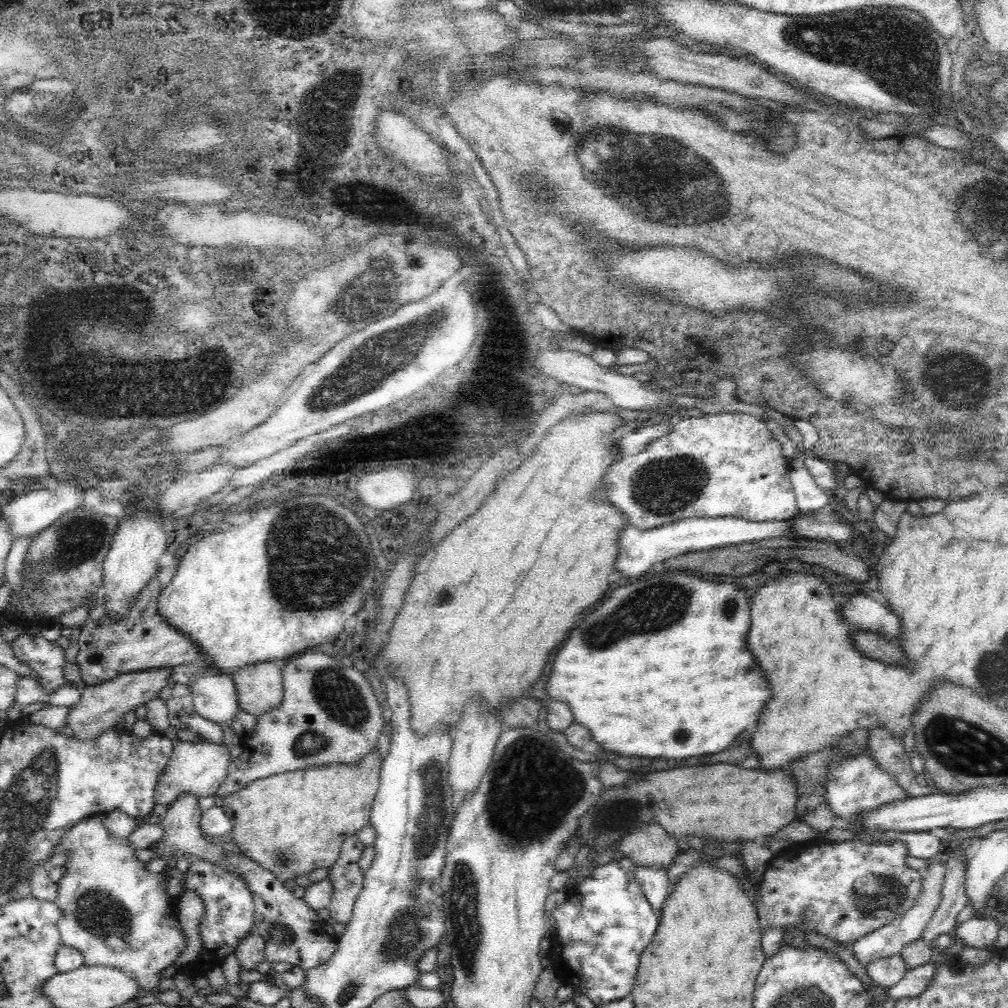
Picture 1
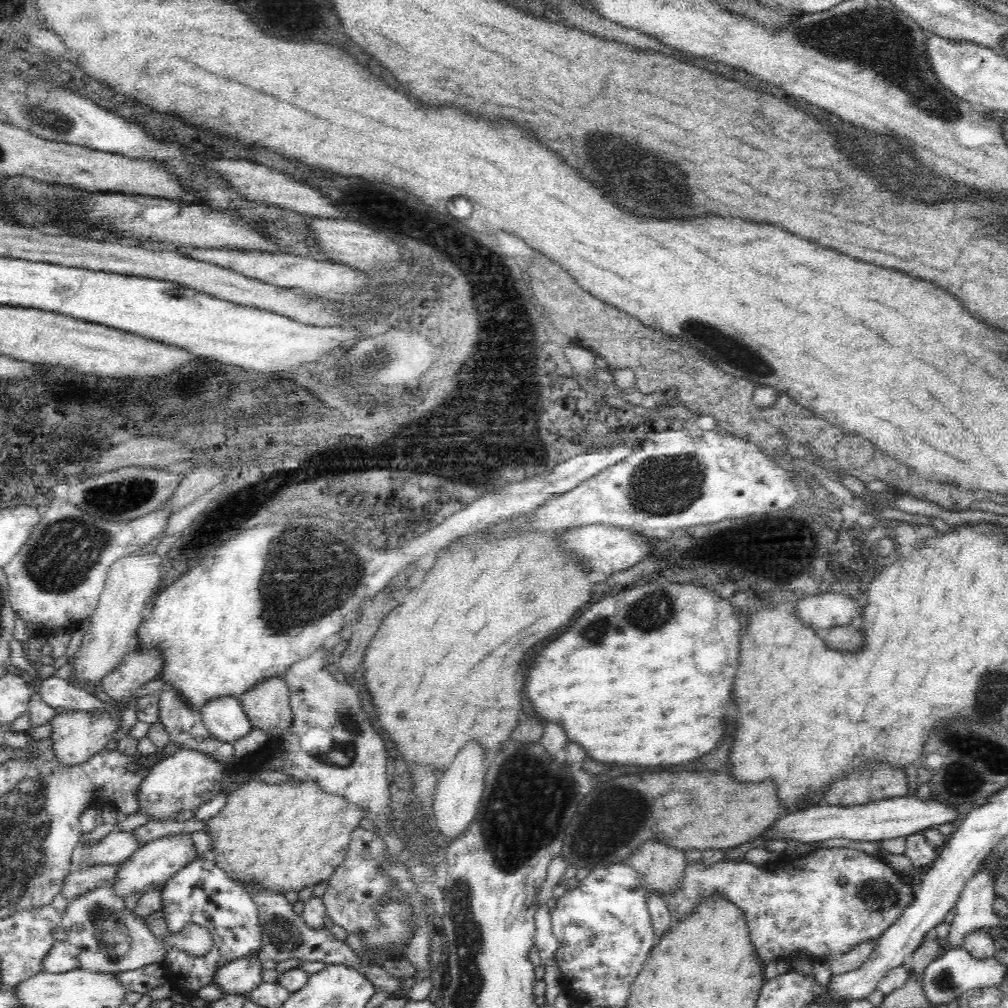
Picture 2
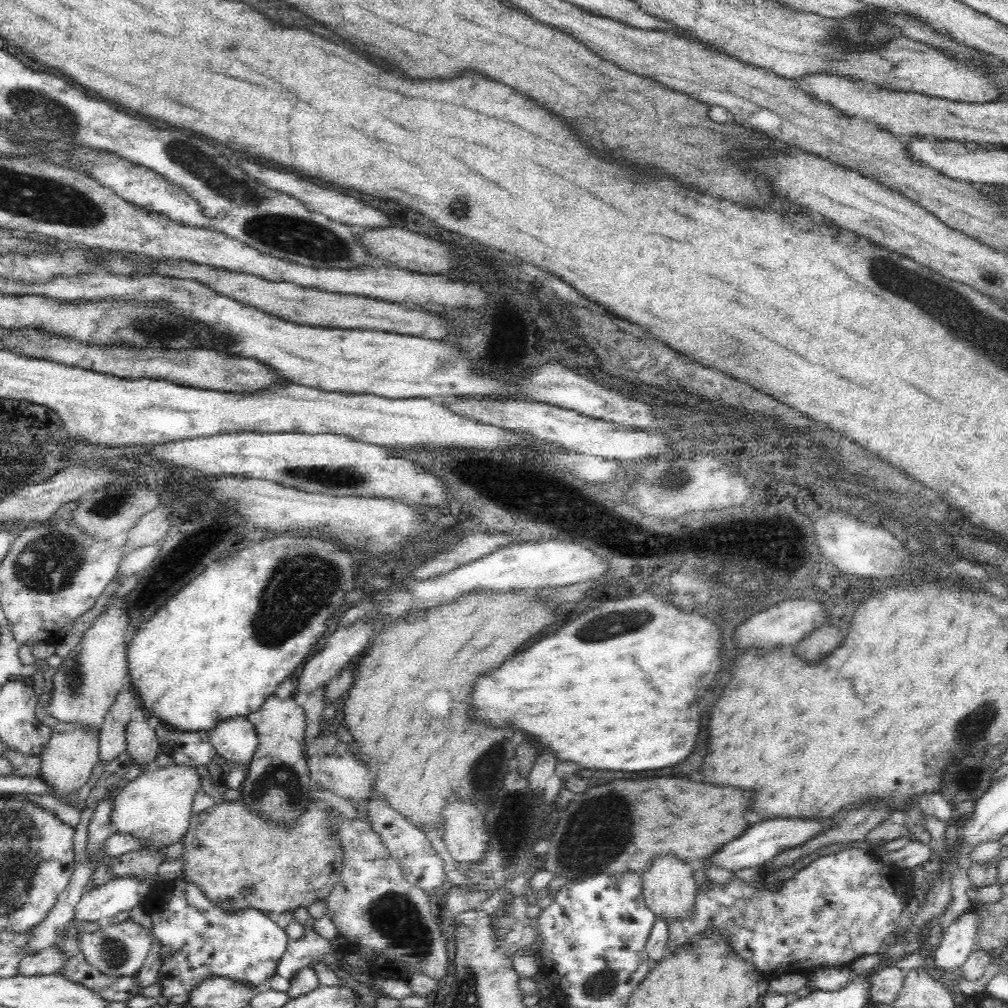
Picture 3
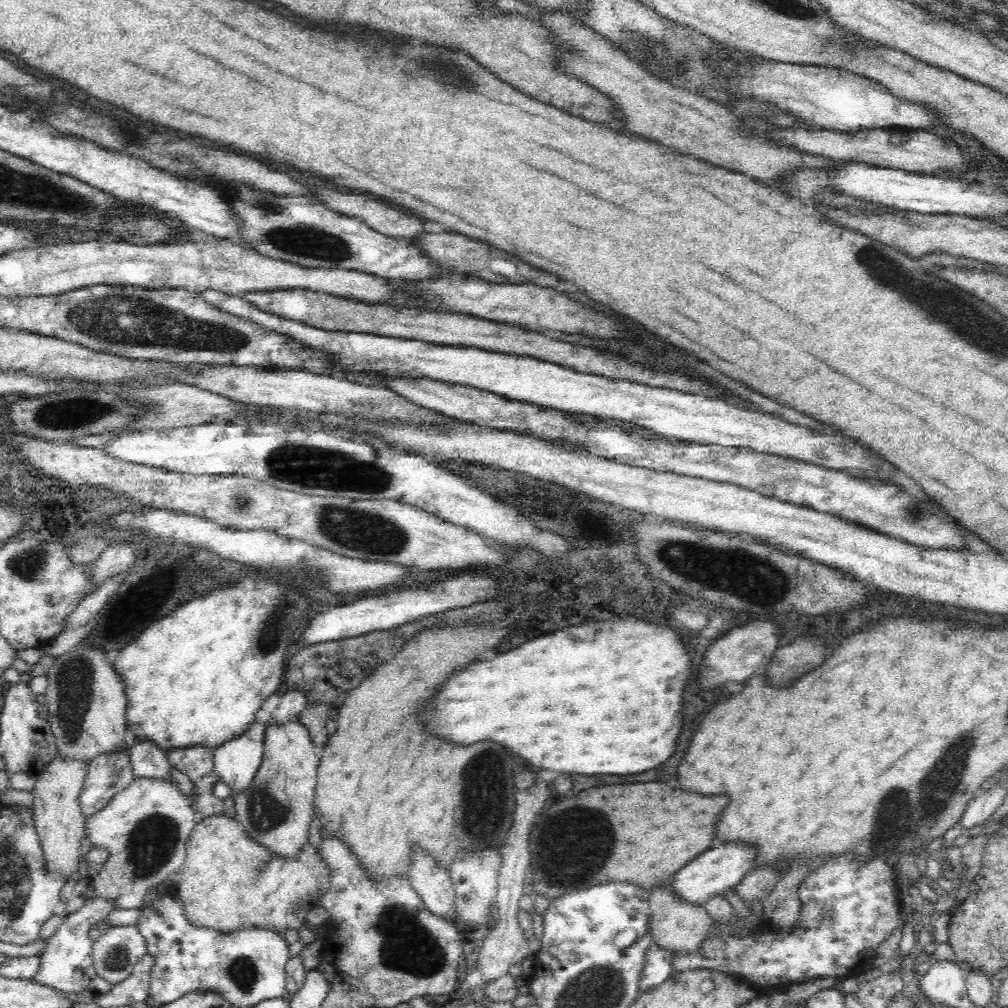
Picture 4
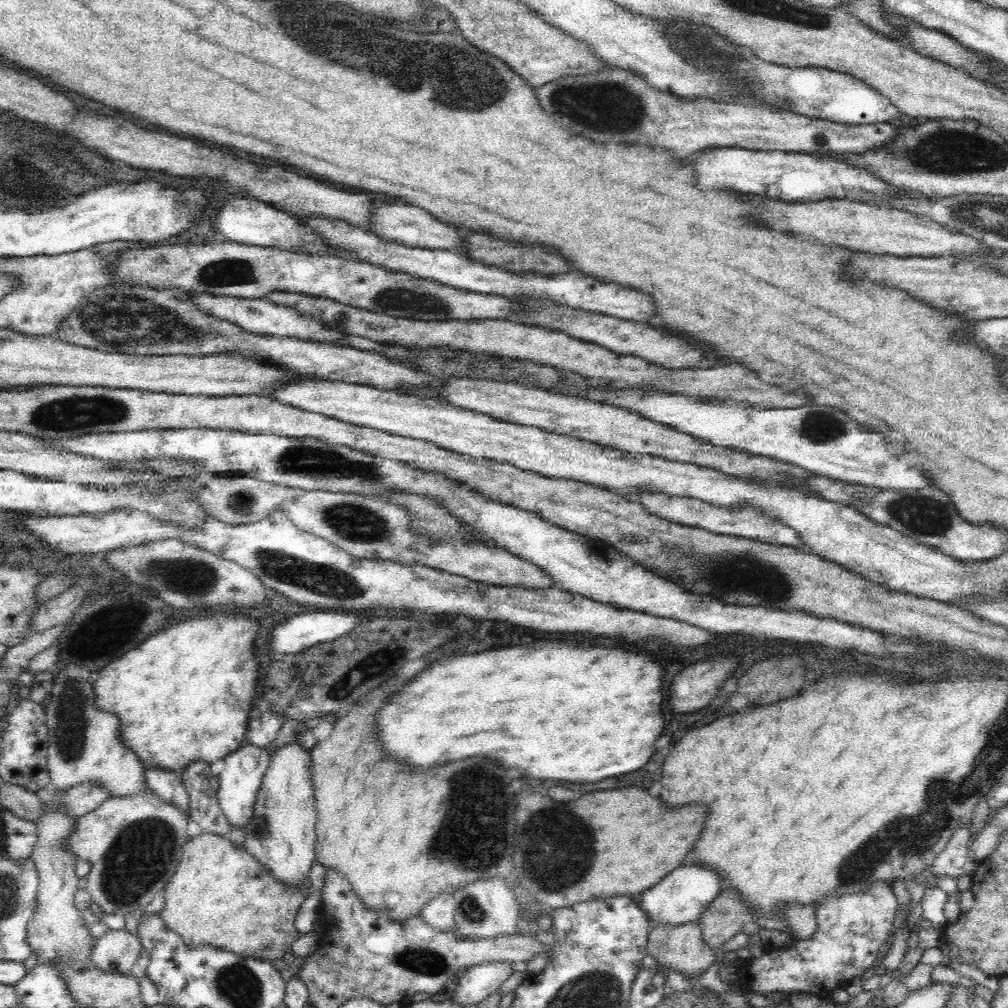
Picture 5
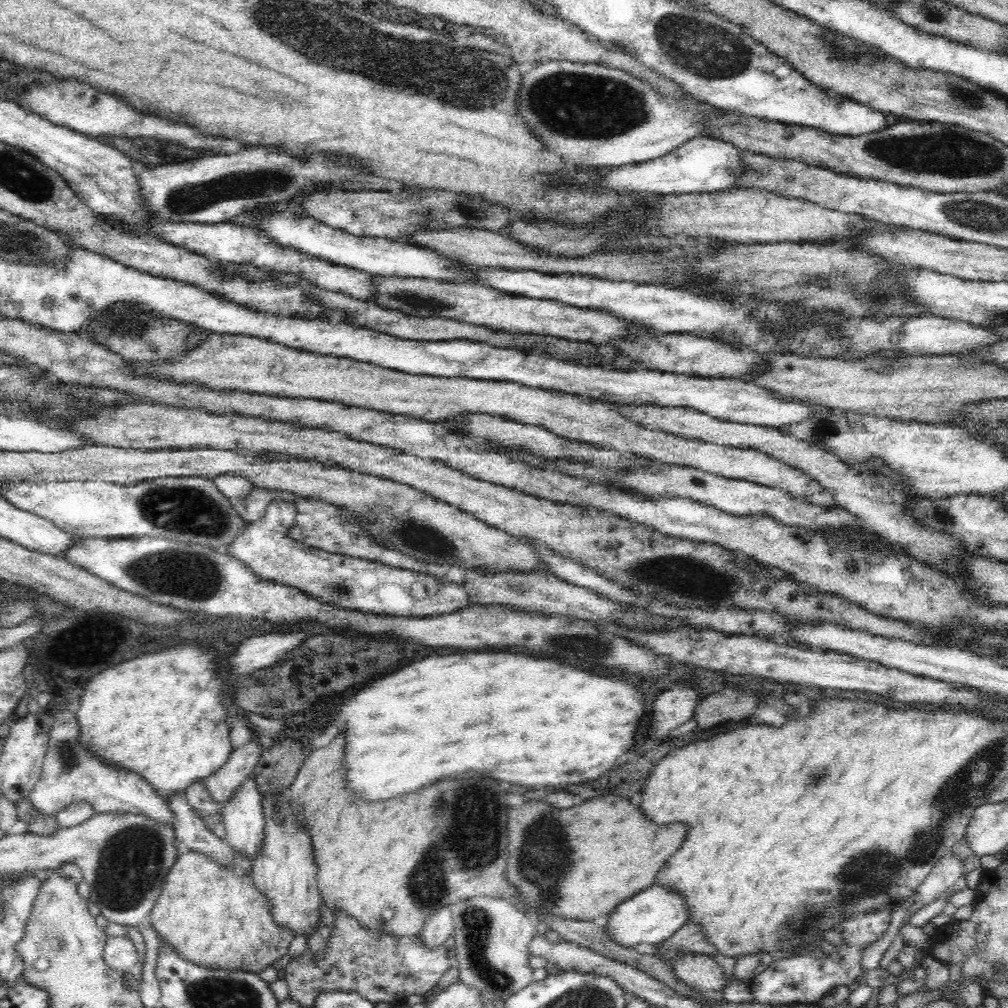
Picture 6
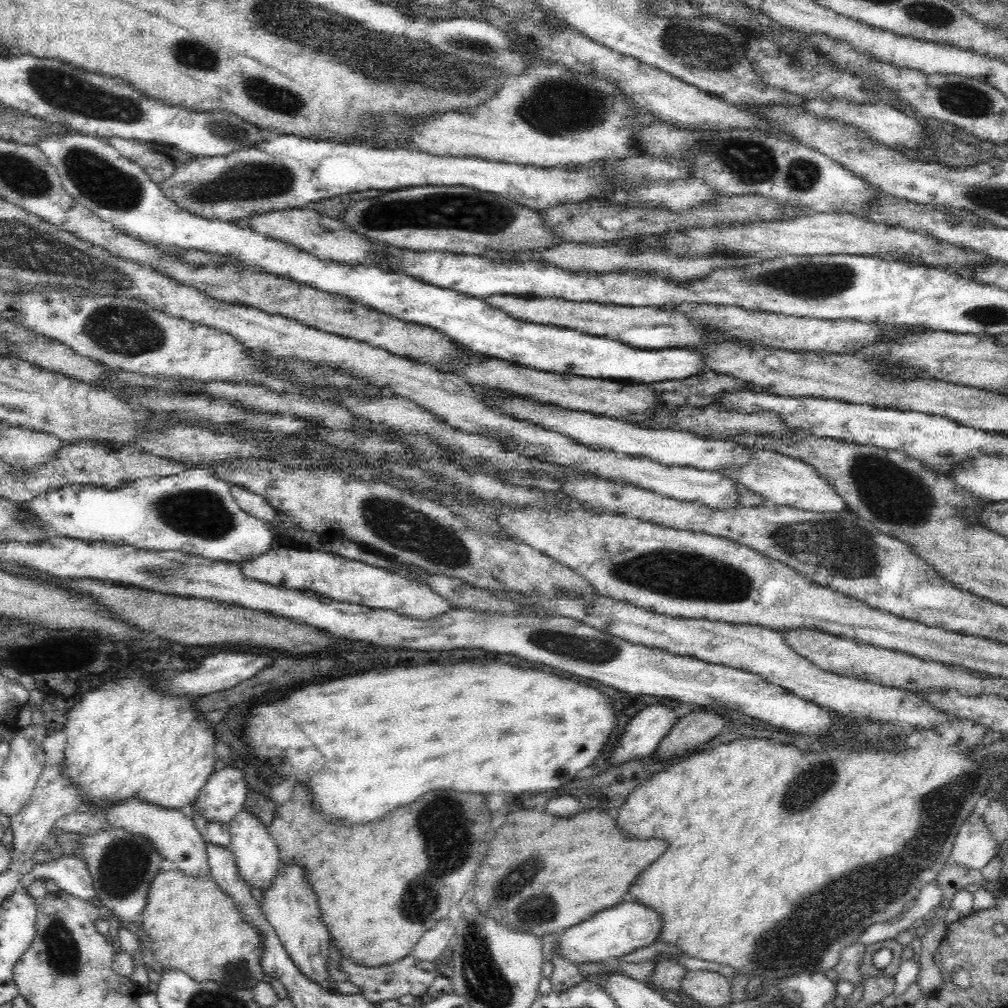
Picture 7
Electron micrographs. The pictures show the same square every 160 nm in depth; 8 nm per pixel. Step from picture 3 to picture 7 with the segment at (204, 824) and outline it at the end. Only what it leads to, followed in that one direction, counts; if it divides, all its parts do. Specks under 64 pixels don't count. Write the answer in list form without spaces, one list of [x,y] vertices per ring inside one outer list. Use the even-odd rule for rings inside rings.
[[[163,866],[150,883],[145,909],[137,924],[148,937],[148,948],[152,950],[157,964],[170,967],[170,970],[182,971],[193,978],[194,982],[210,980],[227,987],[244,987],[252,991],[264,978],[260,961],[264,940],[260,932],[245,922],[244,912],[209,876],[187,875],[177,867]]]

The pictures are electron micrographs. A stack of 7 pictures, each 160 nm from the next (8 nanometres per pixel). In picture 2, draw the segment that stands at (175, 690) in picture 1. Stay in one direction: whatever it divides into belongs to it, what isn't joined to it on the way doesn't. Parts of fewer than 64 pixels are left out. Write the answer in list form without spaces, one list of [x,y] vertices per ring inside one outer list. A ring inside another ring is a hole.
[[[172,691],[160,692],[160,700],[158,704],[158,718],[162,727],[166,729],[169,742],[176,744],[179,750],[194,750],[202,754],[208,755],[208,757],[218,761],[220,763],[229,763],[233,756],[233,745],[230,743],[218,741],[216,737],[210,734],[210,731],[205,727],[203,723],[201,713],[196,711],[190,711]]]

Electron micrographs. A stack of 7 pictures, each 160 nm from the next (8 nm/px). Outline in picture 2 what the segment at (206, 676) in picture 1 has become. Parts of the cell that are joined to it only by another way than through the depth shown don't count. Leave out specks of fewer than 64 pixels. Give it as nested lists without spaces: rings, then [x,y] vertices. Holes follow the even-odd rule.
[[[233,696],[211,699],[200,710],[205,727],[218,741],[236,742],[251,729],[249,718],[242,710],[241,701]]]

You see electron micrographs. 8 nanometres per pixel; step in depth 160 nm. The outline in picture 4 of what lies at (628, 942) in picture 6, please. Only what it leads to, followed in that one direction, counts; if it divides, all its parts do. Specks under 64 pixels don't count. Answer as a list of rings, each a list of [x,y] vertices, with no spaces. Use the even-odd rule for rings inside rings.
[[[718,844],[698,858],[694,858],[681,870],[678,870],[671,877],[672,890],[687,903],[698,904],[702,907],[714,896],[724,896],[729,889],[732,889],[746,876],[753,868],[753,862],[757,857],[757,848],[744,846],[744,844]]]

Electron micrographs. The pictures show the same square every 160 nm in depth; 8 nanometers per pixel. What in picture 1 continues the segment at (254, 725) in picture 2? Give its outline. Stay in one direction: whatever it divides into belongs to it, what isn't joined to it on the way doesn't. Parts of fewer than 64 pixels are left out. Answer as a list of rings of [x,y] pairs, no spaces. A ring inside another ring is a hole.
[[[266,661],[239,667],[233,674],[240,710],[258,715],[278,707],[283,701],[279,663]]]

